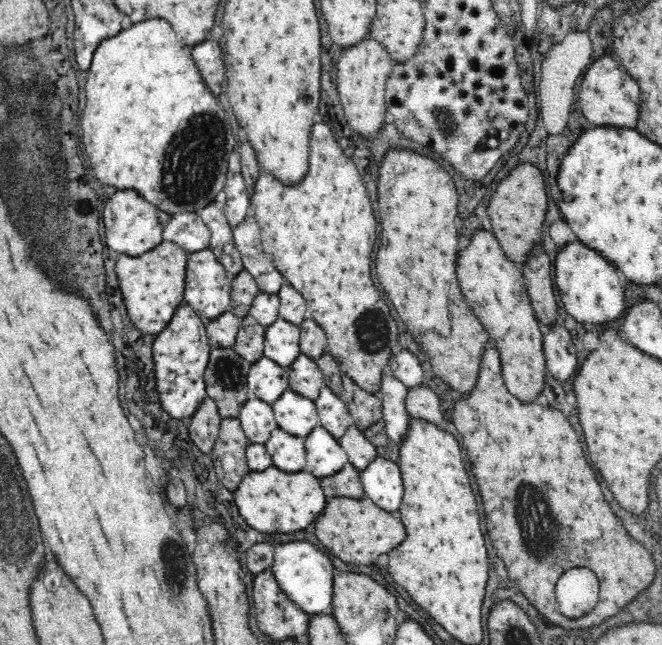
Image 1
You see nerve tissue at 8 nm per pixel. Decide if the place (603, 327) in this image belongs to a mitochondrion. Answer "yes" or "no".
no

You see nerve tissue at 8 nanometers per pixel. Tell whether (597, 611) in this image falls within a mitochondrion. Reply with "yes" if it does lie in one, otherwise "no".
no

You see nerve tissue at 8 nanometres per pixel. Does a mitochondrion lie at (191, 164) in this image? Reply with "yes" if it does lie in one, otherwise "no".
yes

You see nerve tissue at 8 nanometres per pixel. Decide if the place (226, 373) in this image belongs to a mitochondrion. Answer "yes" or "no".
yes

